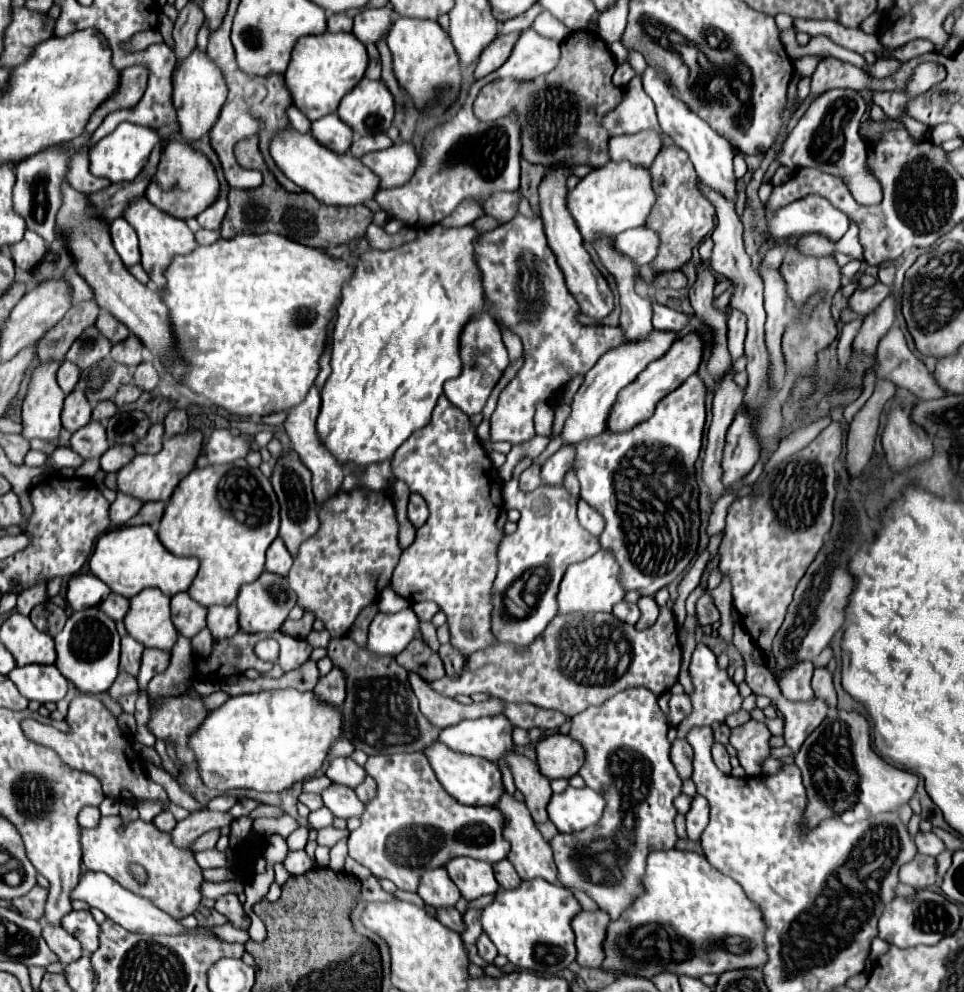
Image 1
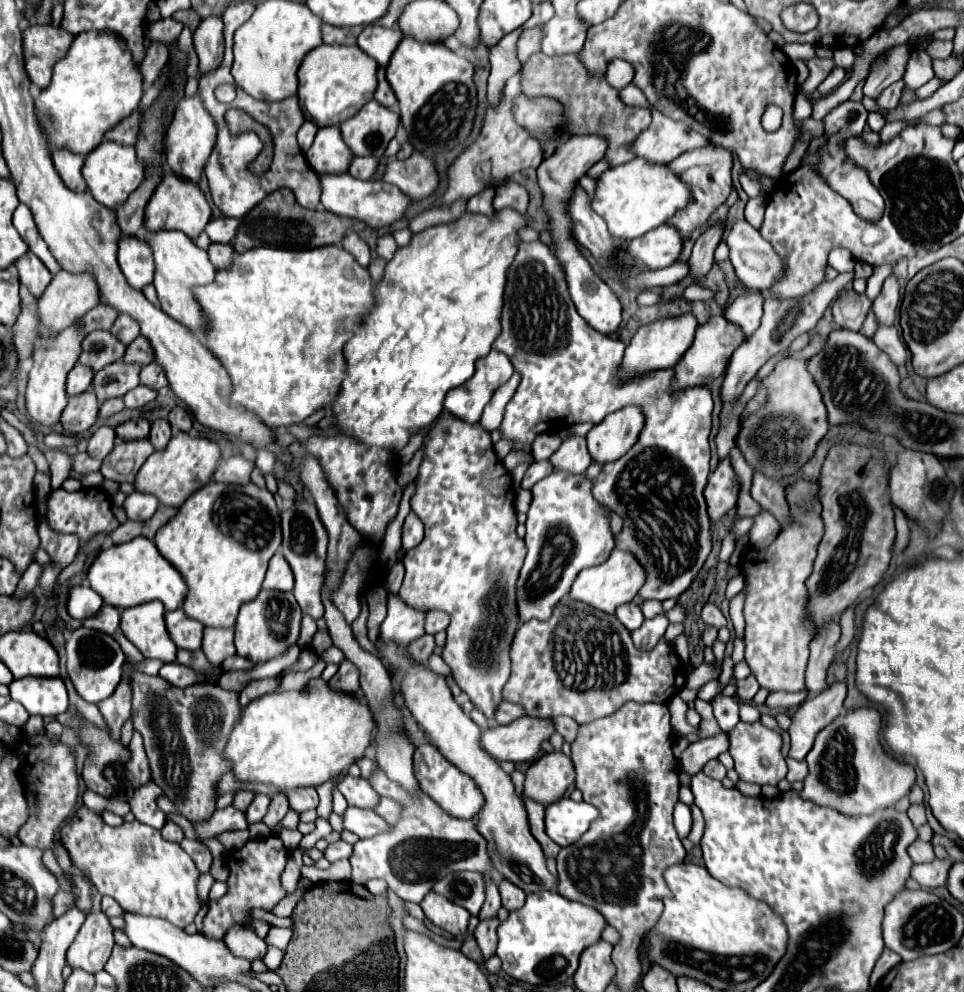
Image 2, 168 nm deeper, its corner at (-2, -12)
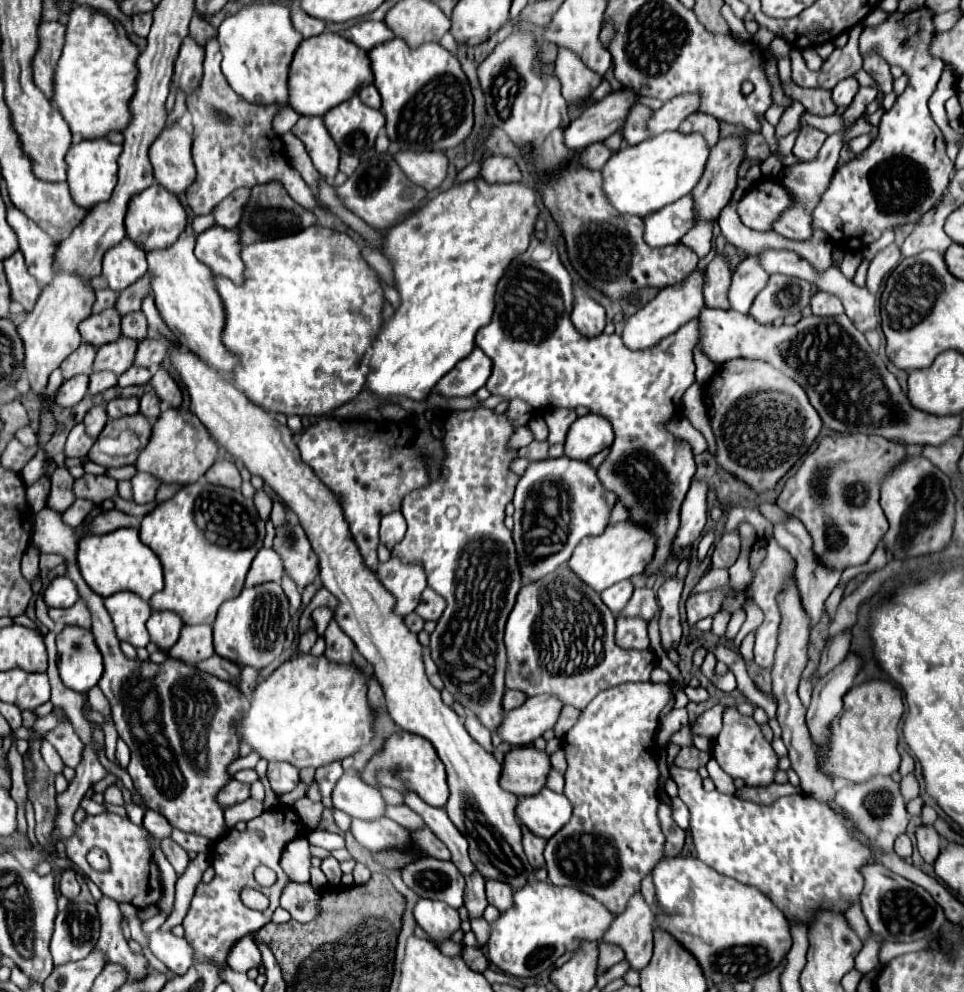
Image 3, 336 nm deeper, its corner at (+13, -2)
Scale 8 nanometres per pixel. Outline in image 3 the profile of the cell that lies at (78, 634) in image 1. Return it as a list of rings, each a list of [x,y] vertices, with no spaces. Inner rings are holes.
[[[65,626],[57,634],[57,668],[67,688],[87,692],[103,674],[103,658],[91,630]]]

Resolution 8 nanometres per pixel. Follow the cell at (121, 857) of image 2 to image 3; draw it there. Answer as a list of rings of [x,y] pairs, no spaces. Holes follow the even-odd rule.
[[[99,814],[99,816],[87,816],[83,824],[77,826],[75,836],[71,836],[67,842],[67,856],[75,862],[75,866],[85,872],[105,896],[115,898],[117,902],[133,904],[135,908],[147,908],[151,904],[157,904],[161,898],[161,870],[153,860],[153,850],[147,840],[147,830],[141,826],[135,826],[129,818],[121,818],[117,814]],[[91,848],[105,850],[109,858],[109,870],[97,872],[87,864],[87,854]]]

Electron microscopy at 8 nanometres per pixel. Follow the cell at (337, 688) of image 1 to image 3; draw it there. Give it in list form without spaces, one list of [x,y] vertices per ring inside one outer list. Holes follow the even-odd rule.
[[[331,620],[325,630],[325,642],[327,642],[325,656],[329,660],[333,660],[333,662],[351,662],[353,660],[353,654],[355,654],[353,640],[337,626],[335,620]]]

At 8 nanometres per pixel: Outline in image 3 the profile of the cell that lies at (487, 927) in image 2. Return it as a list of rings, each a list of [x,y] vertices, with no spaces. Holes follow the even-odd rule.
[[[473,872],[471,876],[465,876],[465,882],[465,908],[469,910],[469,918],[481,916],[487,908],[485,878],[479,872]]]

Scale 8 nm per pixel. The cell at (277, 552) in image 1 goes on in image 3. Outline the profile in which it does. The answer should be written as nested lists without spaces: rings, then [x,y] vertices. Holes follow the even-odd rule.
[[[261,548],[251,564],[251,570],[247,574],[245,586],[257,586],[265,582],[279,582],[283,574],[283,560],[277,556],[275,550],[271,548]]]

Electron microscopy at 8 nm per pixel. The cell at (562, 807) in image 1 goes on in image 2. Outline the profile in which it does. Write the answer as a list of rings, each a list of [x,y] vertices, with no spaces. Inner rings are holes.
[[[562,798],[546,808],[546,832],[556,844],[570,846],[598,816],[600,812],[592,804]]]

